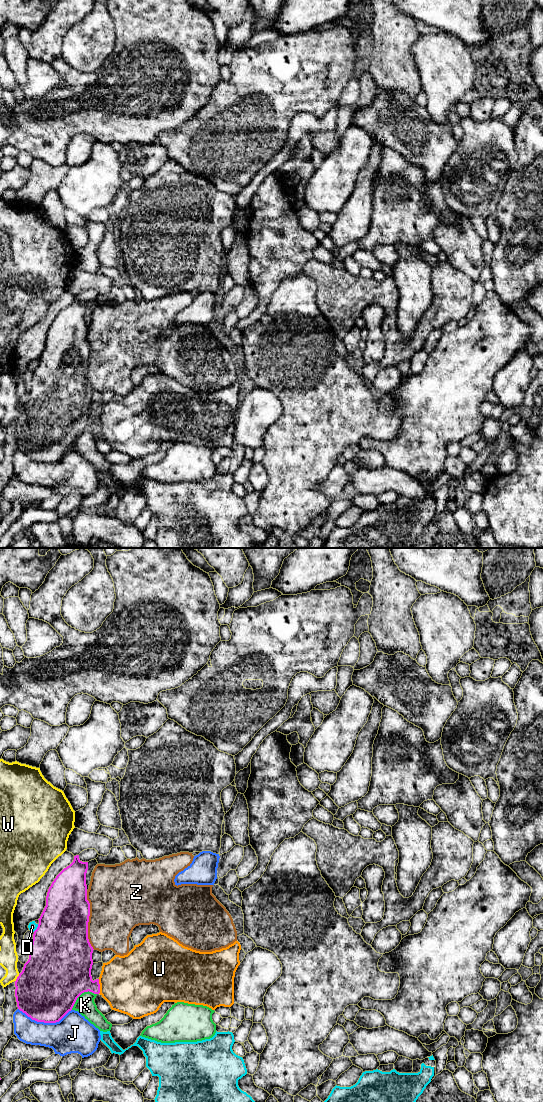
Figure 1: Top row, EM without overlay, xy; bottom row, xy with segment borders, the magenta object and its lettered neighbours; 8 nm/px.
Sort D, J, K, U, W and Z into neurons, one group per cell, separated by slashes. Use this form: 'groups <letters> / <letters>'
groups D / J / K / U / W / Z

